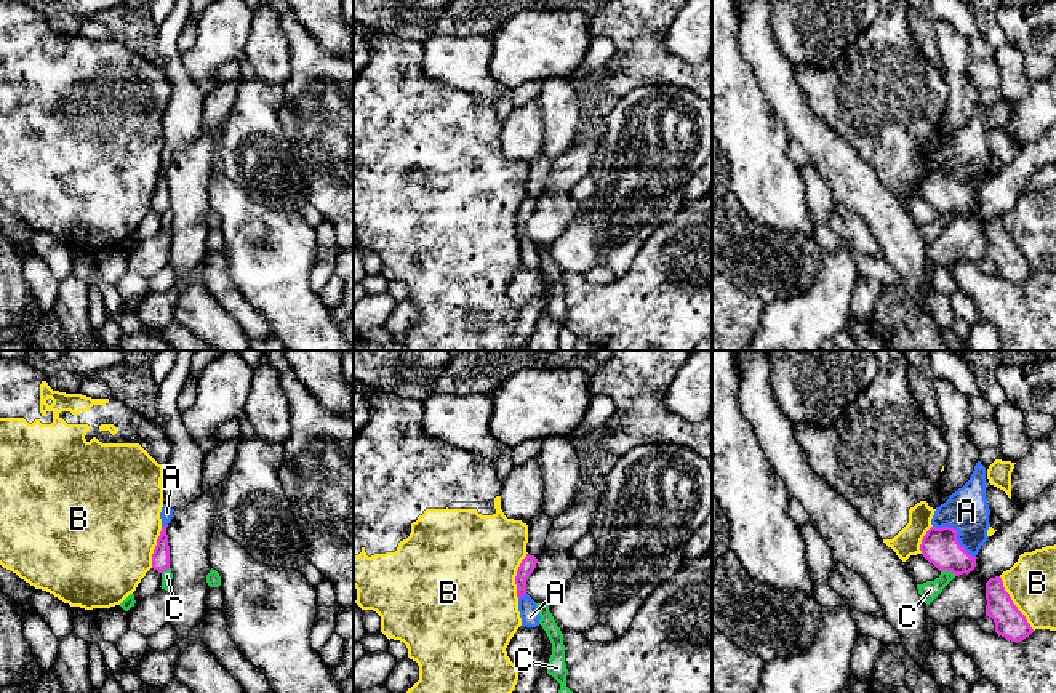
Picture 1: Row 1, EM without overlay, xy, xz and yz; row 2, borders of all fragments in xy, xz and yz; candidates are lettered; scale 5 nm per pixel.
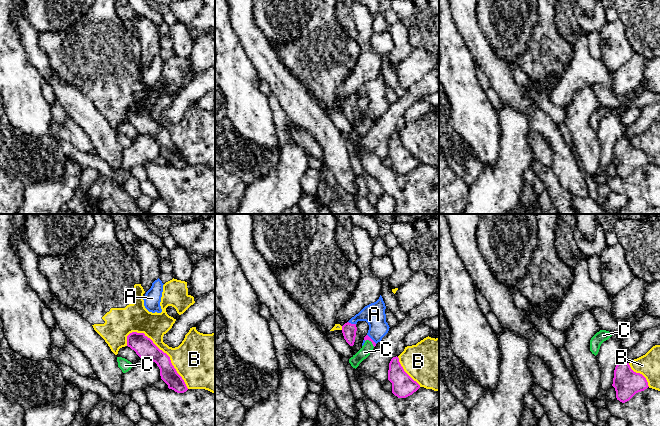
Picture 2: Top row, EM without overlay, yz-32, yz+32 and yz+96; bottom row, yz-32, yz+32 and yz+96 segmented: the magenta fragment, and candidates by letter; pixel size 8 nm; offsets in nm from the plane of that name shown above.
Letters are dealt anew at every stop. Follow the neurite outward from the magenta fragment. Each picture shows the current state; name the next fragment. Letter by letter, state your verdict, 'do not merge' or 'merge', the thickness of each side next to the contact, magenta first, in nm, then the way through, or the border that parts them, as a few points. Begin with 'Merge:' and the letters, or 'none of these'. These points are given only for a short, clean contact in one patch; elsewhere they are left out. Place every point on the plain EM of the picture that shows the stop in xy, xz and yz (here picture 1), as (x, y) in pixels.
Merge: A
A: merge; 190 nm thick on the magenta side, 220 nm on the other; runs through yz (940, 188), (957, 173), (967, 152)
B: do not merge; 160 nm thick on the magenta side, 260 nm on the other
C: do not merge; 190 nm thick on the magenta side, 90 nm on the other; border along yz (941, 212), (951, 212), (956, 216)

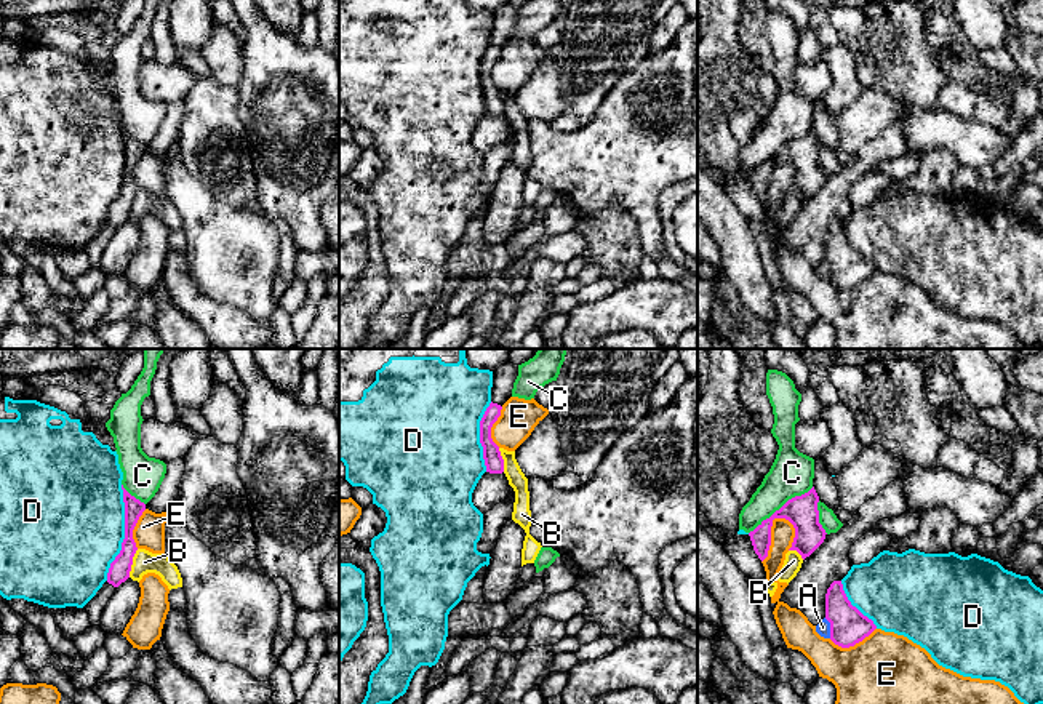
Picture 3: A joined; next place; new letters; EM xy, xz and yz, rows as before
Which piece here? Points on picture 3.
Merge: none of these
A: do not merge; 190 nm thick on the magenta side, 70 nm on the other
B: do not merge; 110 nm thick on the magenta side, 120 nm on the other; border along xy (138, 191), (128, 218)
C: do not merge; 160 nm thick on the magenta side, 220 nm on the other
D: do not merge; 110 nm thick on the magenta side, 480 nm on the other
E: do not merge; 160 nm thick on the magenta side, 120 nm on the other

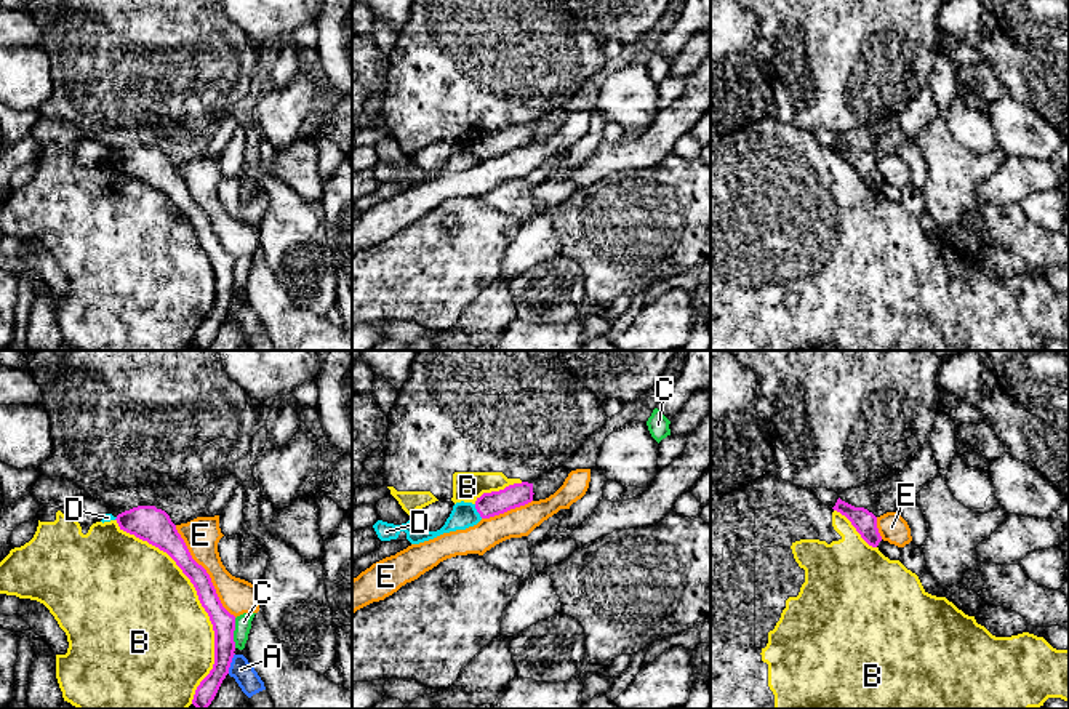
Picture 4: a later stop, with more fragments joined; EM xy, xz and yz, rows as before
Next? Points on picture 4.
Merge: D
A: do not merge; 110 nm thick on the magenta side, 110 nm on the other; border along xy (234, 295), (228, 314)
B: do not merge; 110 nm thick on the magenta side, 500 nm on the other
C: do not merge; 110 nm thick on the magenta side, 80 nm on the other; border along xy (236, 260), (234, 288)
D: merge; 120 nm thick on the magenta side, 130 nm on the other; runs through xz (488, 146), (477, 152), (463, 157)
E: do not merge; 120 nm thick on the magenta side, 180 nm on the other

